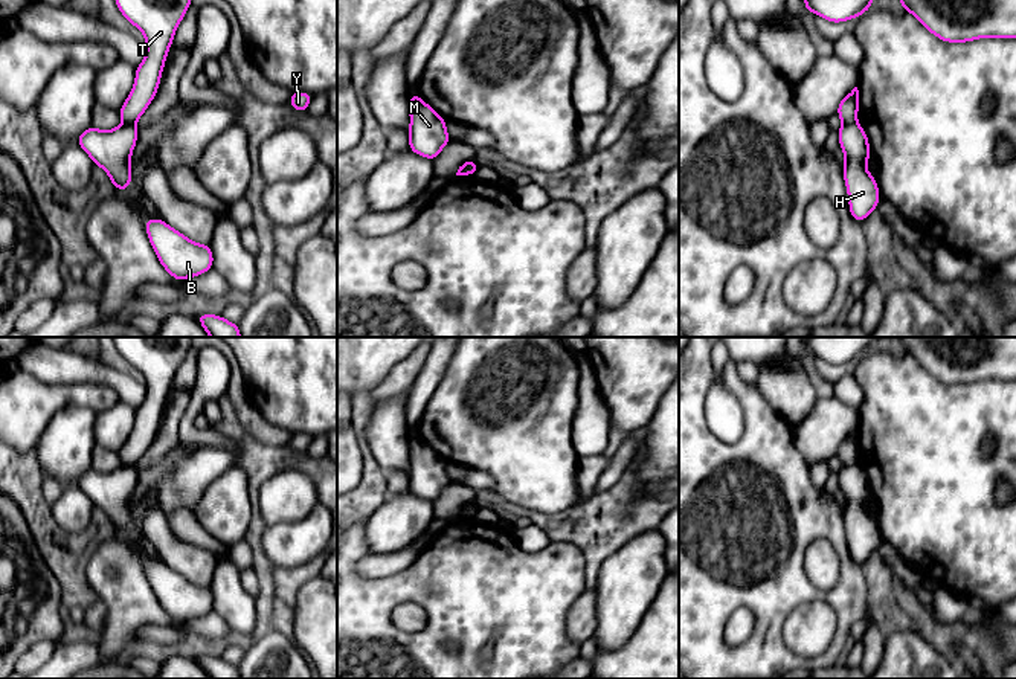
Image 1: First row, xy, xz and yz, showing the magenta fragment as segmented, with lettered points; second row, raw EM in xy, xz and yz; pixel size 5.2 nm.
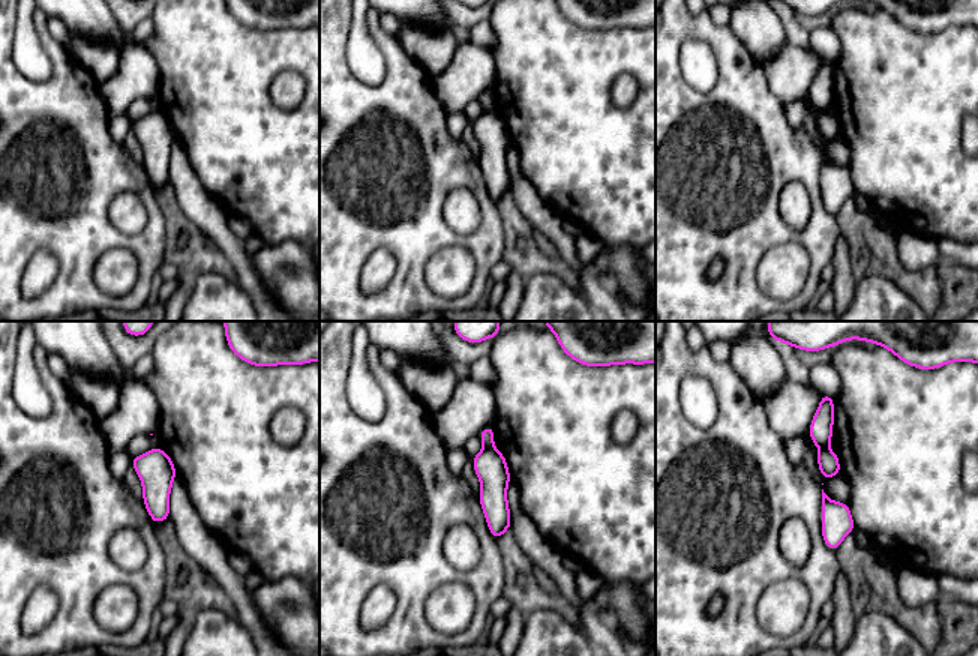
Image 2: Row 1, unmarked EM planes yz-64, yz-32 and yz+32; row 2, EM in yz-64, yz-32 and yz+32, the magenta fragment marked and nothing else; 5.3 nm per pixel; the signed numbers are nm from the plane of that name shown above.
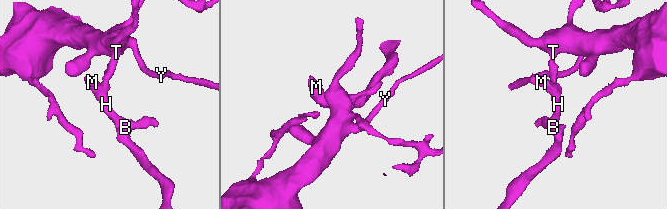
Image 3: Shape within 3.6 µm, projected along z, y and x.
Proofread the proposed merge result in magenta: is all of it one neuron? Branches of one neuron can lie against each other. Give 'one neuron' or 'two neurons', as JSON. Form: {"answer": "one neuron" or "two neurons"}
{"answer": "two neurons"}

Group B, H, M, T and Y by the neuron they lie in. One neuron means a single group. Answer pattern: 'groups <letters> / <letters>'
groups B H M / T Y

